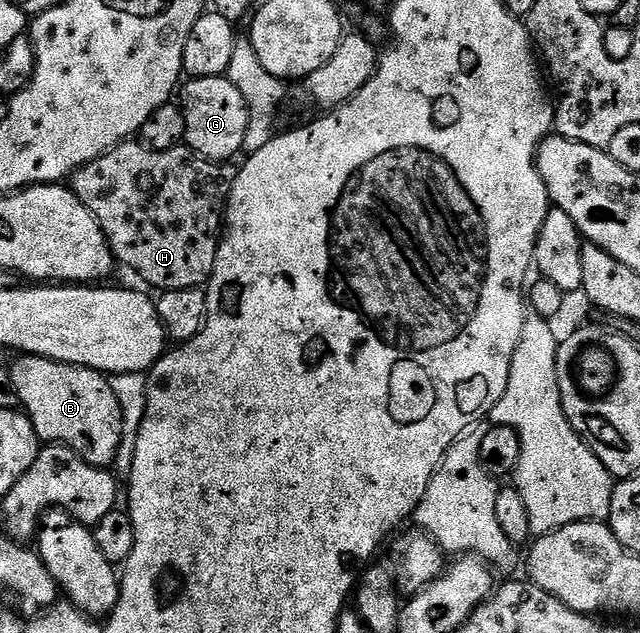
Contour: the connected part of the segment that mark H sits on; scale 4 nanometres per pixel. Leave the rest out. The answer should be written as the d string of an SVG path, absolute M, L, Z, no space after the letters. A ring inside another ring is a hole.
M135 139L111 149L104 157L90 161L75 170L69 178L69 188L85 203L97 219L111 249L112 258L132 269L155 291L203 287L211 279L215 256L219 250L221 230L225 225L227 197L235 182L236 166L208 161L186 144L169 151L153 151Z

